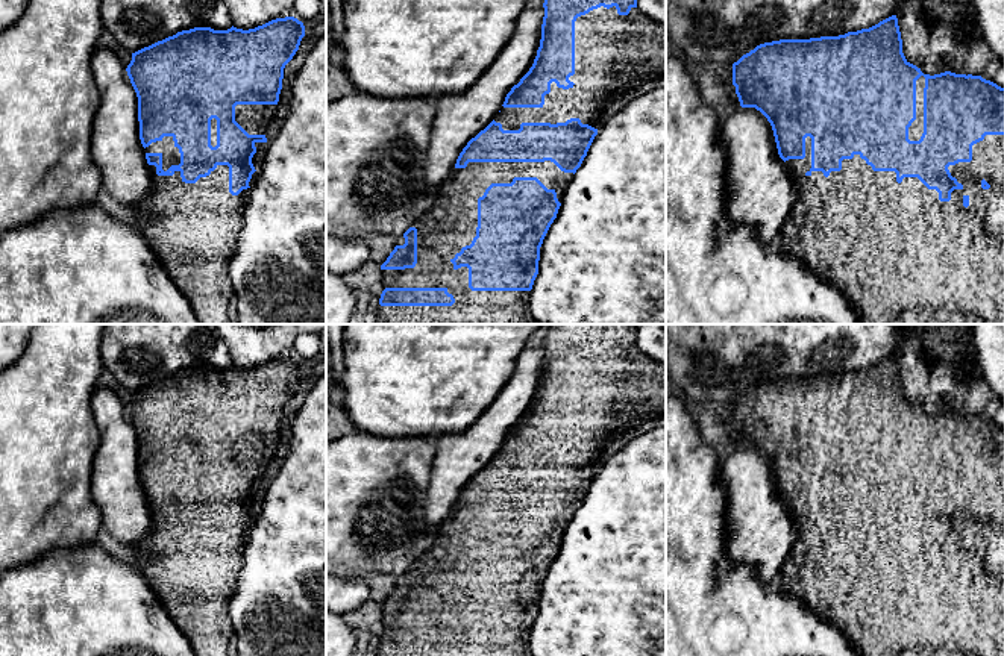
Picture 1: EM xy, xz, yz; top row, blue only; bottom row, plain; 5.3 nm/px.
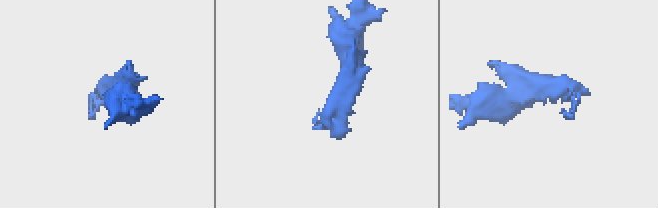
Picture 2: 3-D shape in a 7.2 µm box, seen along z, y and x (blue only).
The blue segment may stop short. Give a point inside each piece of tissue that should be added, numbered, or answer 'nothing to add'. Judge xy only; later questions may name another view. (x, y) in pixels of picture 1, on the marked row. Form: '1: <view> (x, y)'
1: xy (193, 229)

